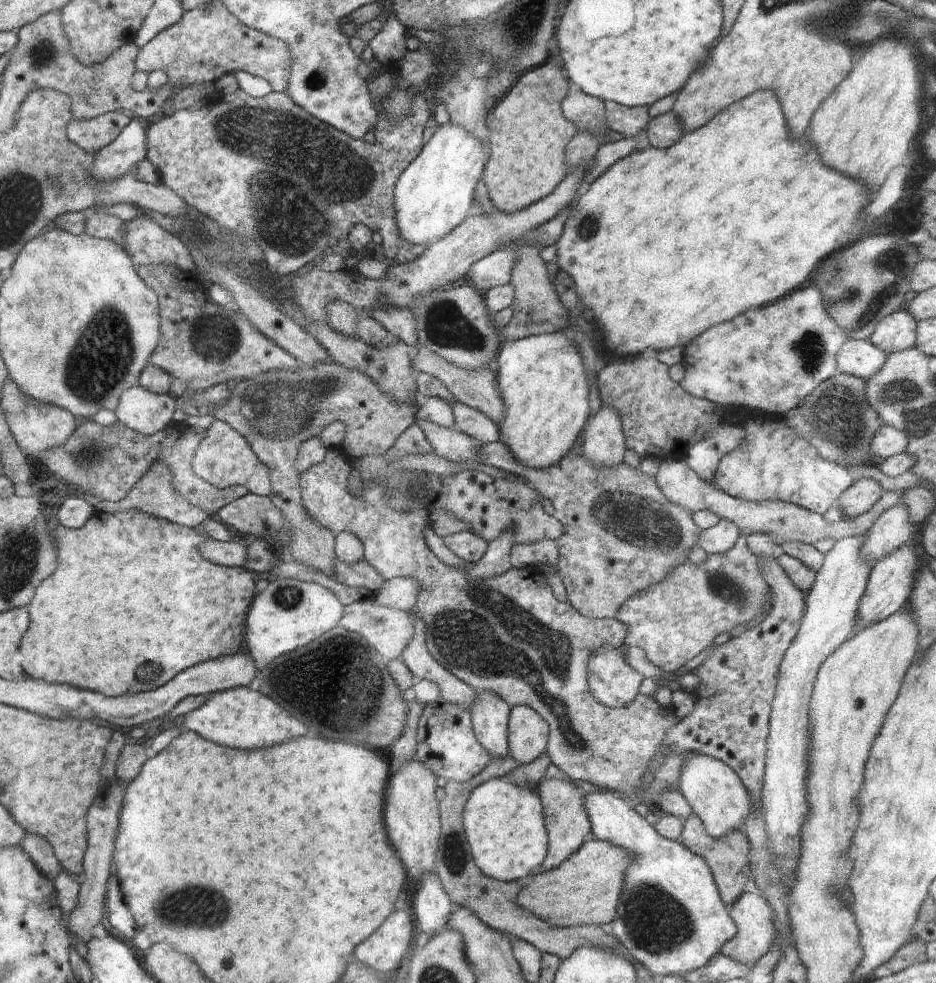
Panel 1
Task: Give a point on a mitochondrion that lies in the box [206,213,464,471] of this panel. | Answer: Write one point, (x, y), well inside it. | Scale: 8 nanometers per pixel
(276, 411)

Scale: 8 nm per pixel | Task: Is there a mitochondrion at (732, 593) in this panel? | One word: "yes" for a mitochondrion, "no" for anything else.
yes

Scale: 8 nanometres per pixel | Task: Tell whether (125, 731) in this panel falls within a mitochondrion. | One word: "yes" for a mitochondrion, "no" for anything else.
no

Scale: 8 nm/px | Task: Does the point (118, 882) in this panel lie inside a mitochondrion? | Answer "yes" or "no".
no

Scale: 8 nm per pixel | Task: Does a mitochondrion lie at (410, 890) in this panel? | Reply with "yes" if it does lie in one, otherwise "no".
no

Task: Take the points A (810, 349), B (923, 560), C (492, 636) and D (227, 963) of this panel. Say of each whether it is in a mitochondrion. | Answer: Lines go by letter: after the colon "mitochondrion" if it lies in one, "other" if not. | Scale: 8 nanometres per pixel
A: mitochondrion
B: other
C: mitochondrion
D: other

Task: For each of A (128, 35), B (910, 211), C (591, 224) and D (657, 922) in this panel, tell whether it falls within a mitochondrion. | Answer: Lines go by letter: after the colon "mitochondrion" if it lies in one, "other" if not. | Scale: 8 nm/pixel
A: other
B: other
C: mitochondrion
D: mitochondrion

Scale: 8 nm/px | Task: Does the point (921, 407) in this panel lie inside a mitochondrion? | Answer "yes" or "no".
yes

